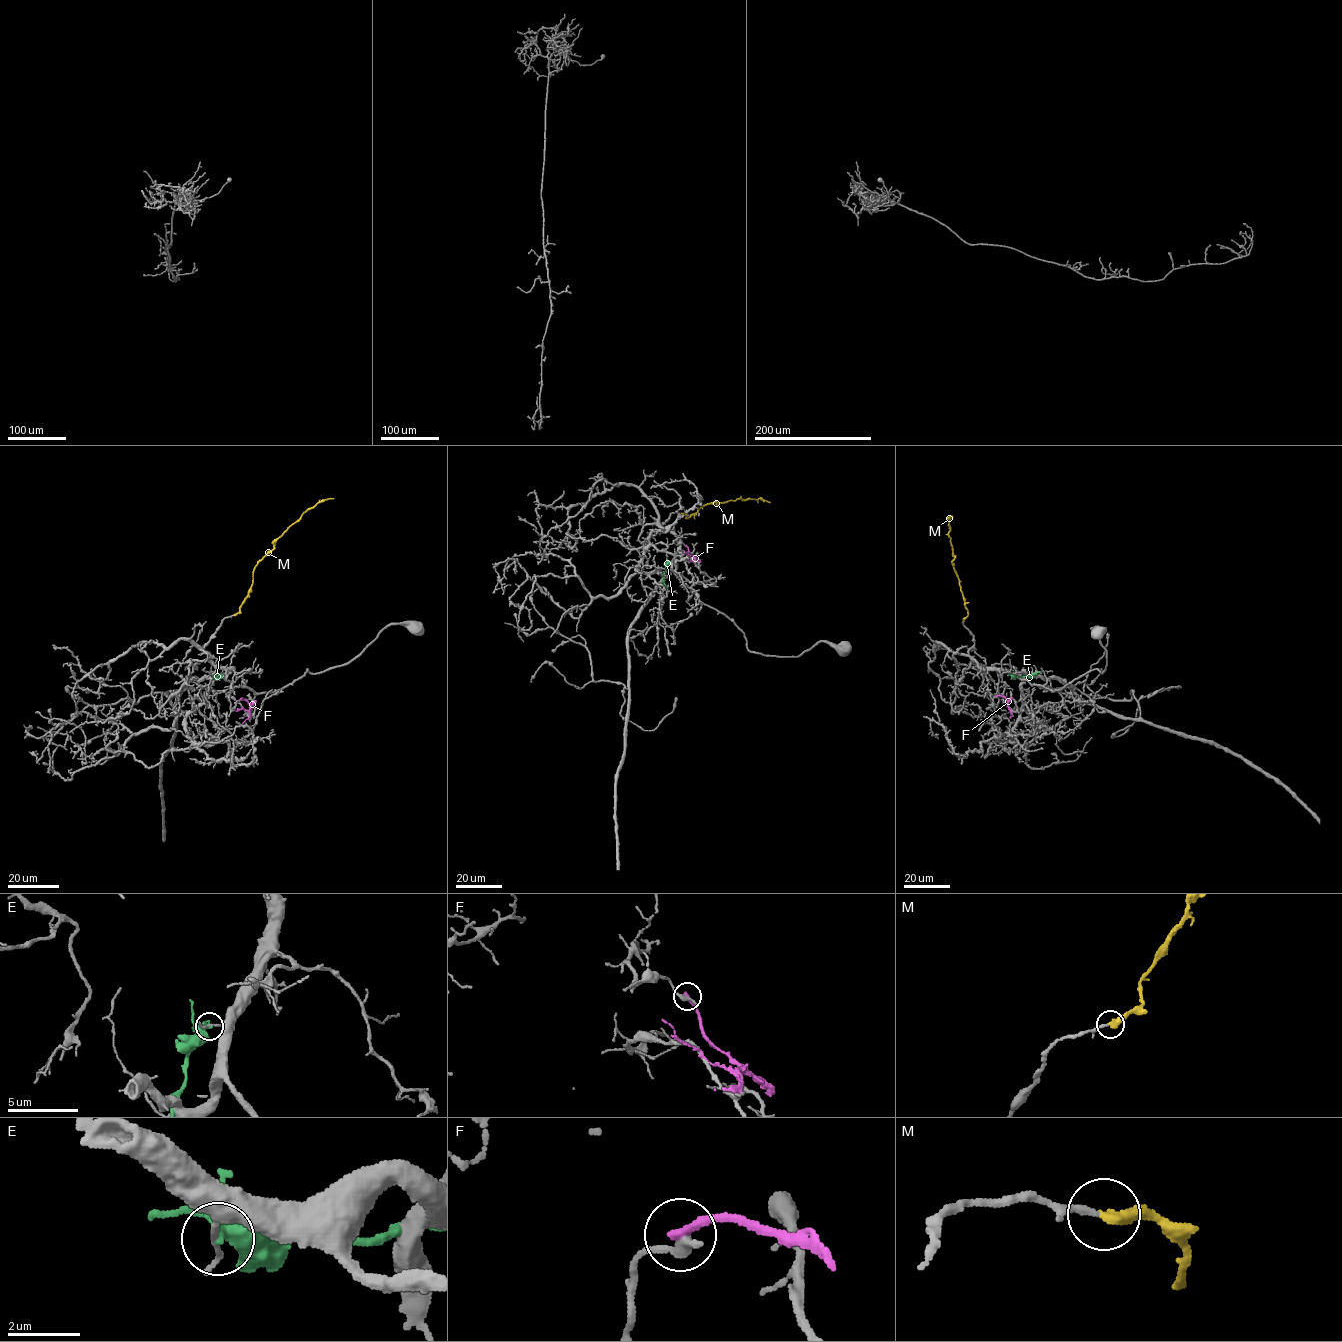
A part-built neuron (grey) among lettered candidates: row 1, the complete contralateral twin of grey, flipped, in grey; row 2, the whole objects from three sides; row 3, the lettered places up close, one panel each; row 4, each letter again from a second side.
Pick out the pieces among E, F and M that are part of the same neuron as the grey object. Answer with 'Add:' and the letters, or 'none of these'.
Add: M

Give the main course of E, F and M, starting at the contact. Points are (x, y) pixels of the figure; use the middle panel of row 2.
E: (669, 561), (663, 573), (666, 590)
F: (686, 546), (695, 557), (682, 550)
M: (681, 513), (687, 518), (704, 505), (738, 499), (759, 498), (770, 502)

